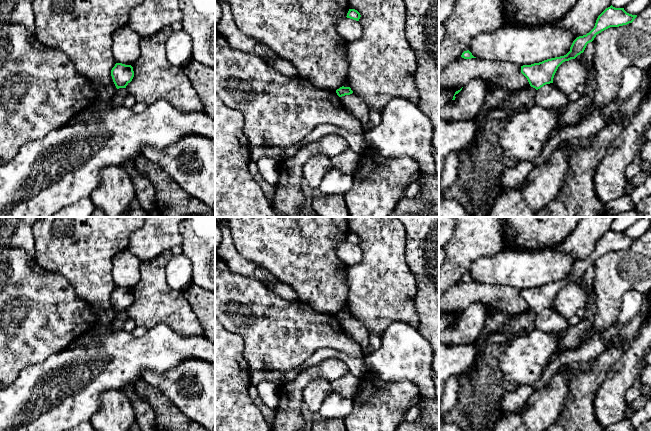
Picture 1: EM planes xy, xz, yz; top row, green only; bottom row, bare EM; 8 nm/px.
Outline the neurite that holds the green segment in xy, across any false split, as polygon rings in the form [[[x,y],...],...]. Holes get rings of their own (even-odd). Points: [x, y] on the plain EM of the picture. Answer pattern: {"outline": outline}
{"outline": [[[116,287],[111,294],[111,300],[117,313],[126,312],[134,301],[133,291],[122,287]]]}

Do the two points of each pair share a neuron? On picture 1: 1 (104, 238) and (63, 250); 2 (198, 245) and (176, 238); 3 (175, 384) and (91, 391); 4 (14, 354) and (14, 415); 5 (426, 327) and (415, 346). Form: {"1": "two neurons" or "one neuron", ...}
{"1": "one neuron", "2": "two neurons", "3": "two neurons", "4": "two neurons", "5": "two neurons"}

